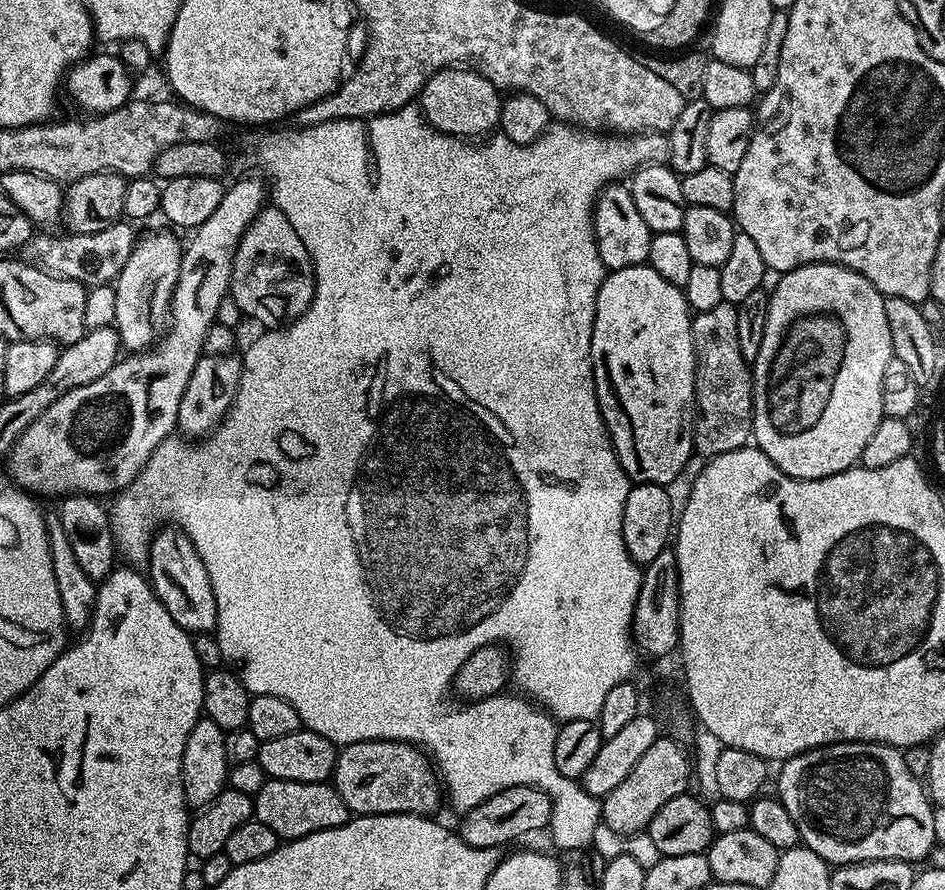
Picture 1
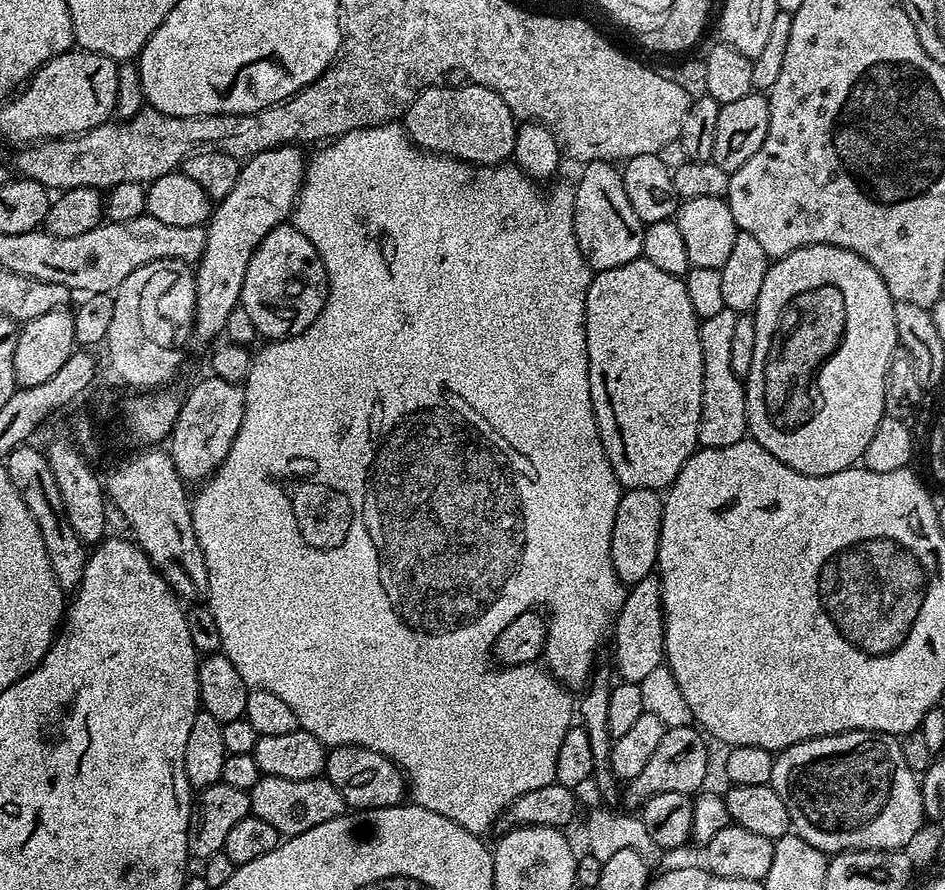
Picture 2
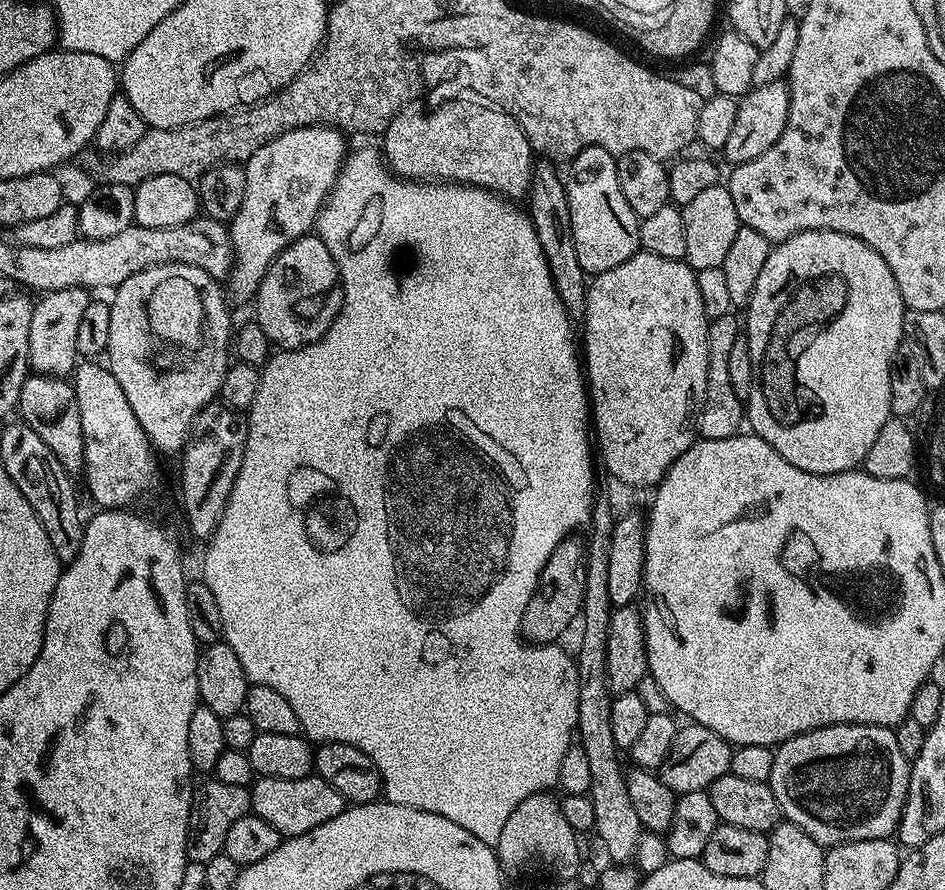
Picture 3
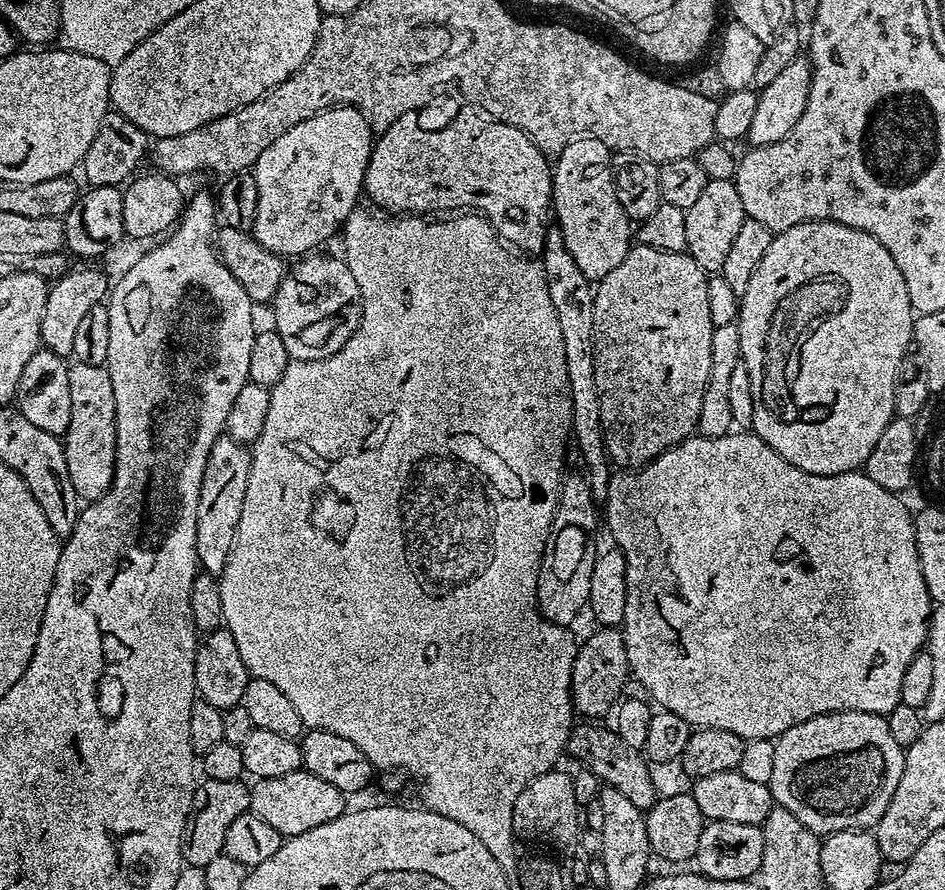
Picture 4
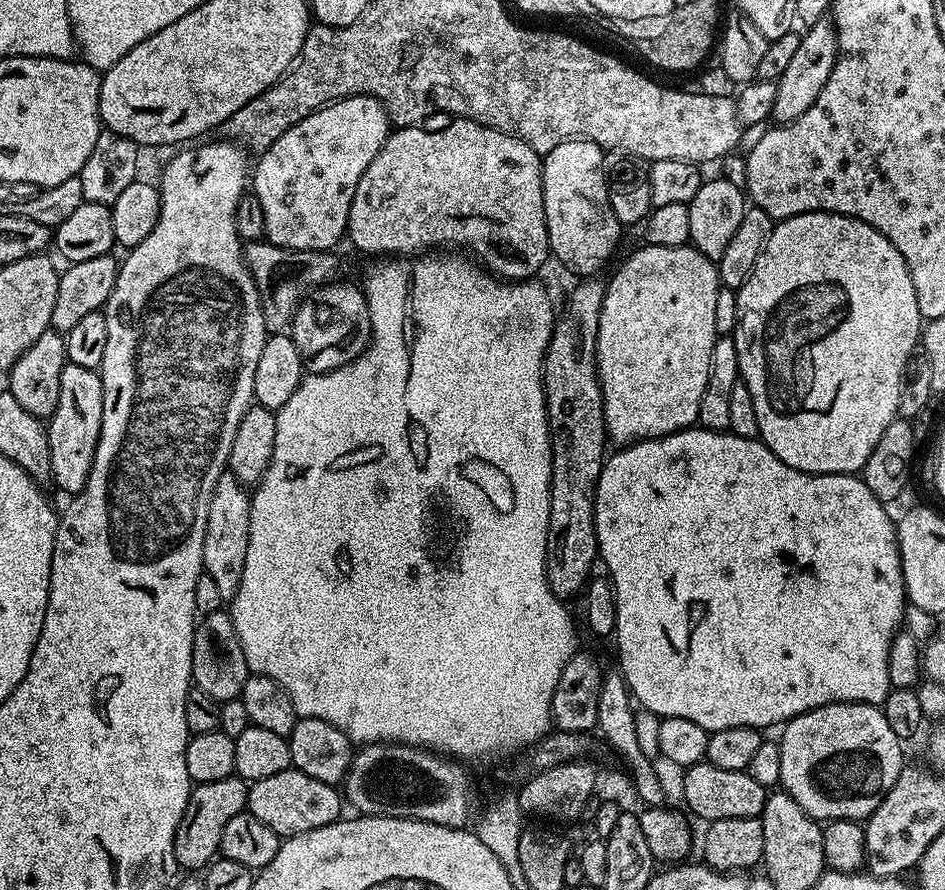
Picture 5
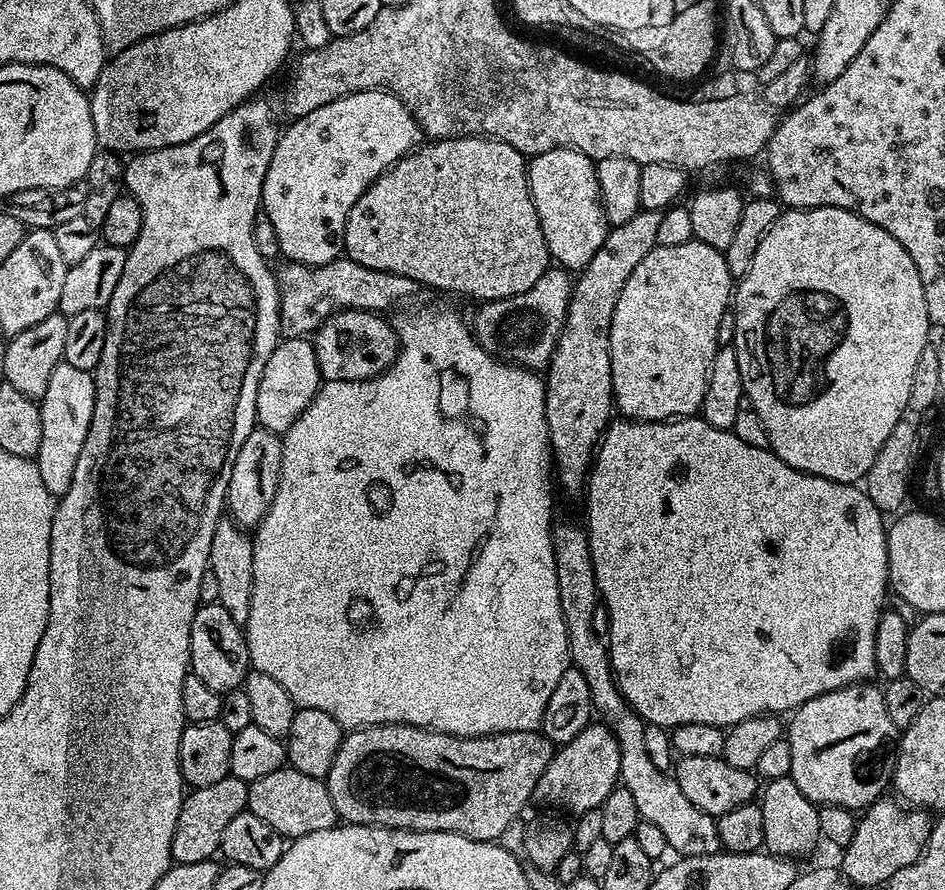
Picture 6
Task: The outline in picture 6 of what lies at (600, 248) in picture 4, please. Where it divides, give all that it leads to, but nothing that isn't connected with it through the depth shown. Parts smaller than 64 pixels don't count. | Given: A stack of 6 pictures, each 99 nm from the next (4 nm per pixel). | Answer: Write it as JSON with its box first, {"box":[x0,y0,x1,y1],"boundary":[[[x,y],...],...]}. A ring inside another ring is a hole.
{"box":[528,148,610,270],"boundary":[[[555,148],[540,156],[533,156],[528,160],[528,185],[532,191],[532,201],[540,219],[549,257],[565,270],[573,270],[572,268],[583,270],[590,262],[590,258],[598,254],[602,242],[606,242],[610,231],[610,225],[600,201],[596,166],[592,157],[582,154],[576,148]]]}

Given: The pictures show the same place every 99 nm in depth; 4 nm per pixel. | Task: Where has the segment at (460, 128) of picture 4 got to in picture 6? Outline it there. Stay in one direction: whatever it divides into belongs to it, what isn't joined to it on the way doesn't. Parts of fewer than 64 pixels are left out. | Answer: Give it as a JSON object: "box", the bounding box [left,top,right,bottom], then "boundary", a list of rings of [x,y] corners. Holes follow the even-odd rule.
{"box":[343,136,550,302],"boundary":[[[449,136],[447,138],[432,138],[427,142],[413,148],[397,164],[387,168],[361,194],[358,202],[354,202],[354,206],[346,218],[346,230],[344,231],[343,251],[346,253],[347,259],[358,262],[370,270],[404,276],[417,285],[426,284],[430,288],[437,288],[440,292],[457,292],[460,296],[473,296],[476,302],[505,300],[530,290],[530,286],[534,286],[534,282],[538,282],[538,278],[542,278],[542,274],[548,271],[550,257],[542,234],[540,219],[532,201],[532,191],[528,185],[528,160],[525,153],[519,152],[506,142],[495,140],[493,136]]]}

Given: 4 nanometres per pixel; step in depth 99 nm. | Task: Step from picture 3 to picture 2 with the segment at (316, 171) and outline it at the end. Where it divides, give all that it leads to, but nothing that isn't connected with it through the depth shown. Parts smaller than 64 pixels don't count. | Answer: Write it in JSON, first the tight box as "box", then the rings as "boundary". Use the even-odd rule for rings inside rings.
{"box":[194,146,306,340],"boundary":[[[296,146],[271,148],[249,156],[240,165],[238,182],[234,190],[215,205],[207,221],[206,246],[194,268],[196,277],[196,319],[194,332],[197,337],[212,340],[223,333],[230,310],[238,307],[242,284],[246,282],[246,266],[254,250],[279,224],[291,217],[300,186],[304,182],[306,156]]]}

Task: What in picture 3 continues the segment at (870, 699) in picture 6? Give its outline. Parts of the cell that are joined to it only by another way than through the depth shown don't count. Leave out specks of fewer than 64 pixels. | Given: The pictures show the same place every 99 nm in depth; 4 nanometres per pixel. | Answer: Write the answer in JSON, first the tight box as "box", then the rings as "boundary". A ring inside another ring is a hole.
{"box":[768,724,910,846],"boundary":[[[835,724],[825,728],[815,728],[812,732],[802,732],[799,736],[784,741],[775,749],[775,753],[774,770],[770,774],[768,783],[772,785],[772,793],[778,802],[783,819],[789,824],[796,824],[802,830],[806,830],[806,834],[810,834],[810,838],[814,838],[814,842],[818,842],[822,846],[831,846],[855,840],[886,840],[895,833],[896,826],[900,823],[904,799],[908,793],[910,762],[902,754],[902,750],[898,750],[896,734],[891,727],[882,724]]]}

